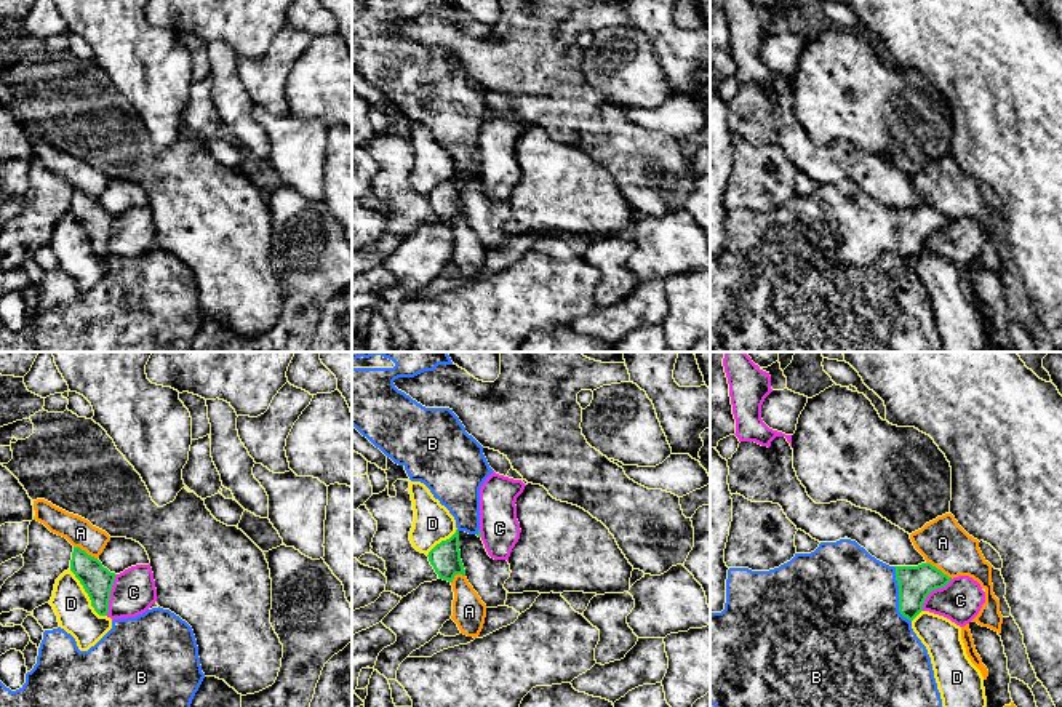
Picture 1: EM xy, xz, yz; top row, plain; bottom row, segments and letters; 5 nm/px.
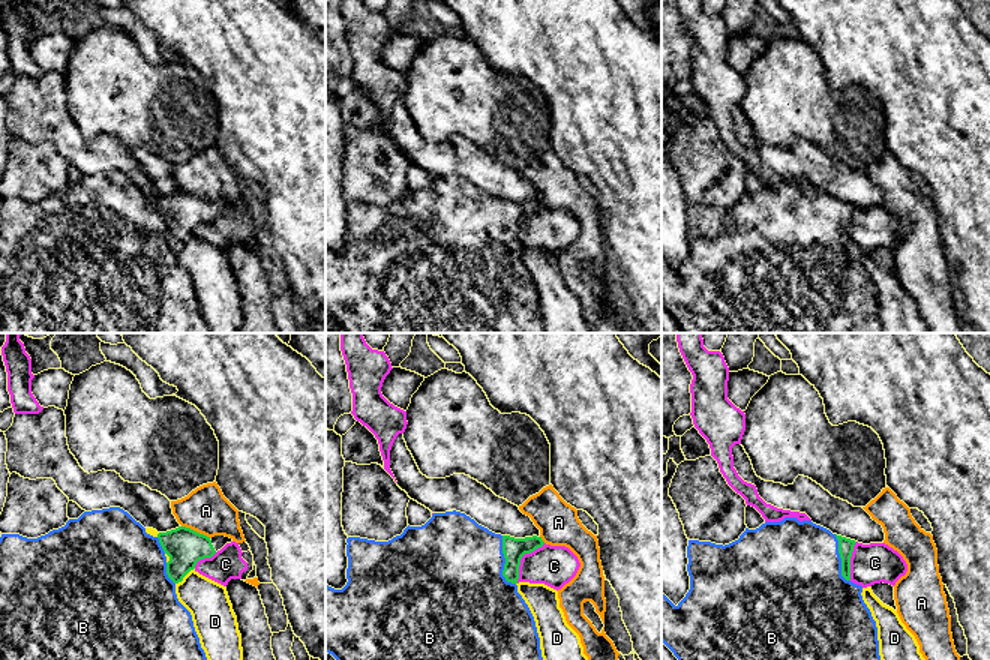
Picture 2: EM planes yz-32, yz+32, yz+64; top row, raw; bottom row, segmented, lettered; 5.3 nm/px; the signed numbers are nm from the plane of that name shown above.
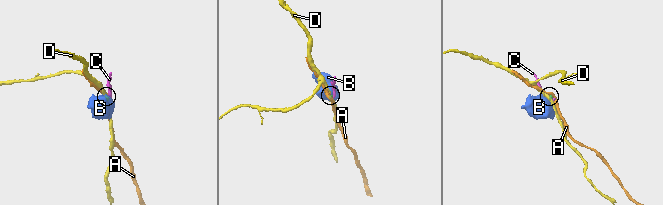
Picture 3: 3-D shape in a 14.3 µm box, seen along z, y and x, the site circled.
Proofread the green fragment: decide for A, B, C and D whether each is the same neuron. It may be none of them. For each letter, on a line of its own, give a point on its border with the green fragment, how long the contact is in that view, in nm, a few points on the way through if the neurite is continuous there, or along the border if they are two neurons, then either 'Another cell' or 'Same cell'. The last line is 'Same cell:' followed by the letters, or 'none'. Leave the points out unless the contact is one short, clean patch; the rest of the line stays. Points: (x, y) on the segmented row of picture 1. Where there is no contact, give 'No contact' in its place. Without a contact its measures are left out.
A: Touches green at yz (939, 570). Shared border 160 nm. Boundary: yz (926, 562), (952, 578). Another cell
B: Touches green at yz (899, 595). Shared border 300 nm. Path across: yz (915, 583), (899, 595), (883, 600), (850, 600). Same cell
C: Touches green at xy (109, 595). Shared border 220 nm. Another cell
D: Touches green at xy (88, 595). Shared border 300 nm. Boundary: xy (69, 570), (87, 594), (90, 605), (106, 616). Another cell
Same cell: B

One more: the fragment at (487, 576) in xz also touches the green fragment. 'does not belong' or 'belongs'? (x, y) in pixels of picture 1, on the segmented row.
does not belong

